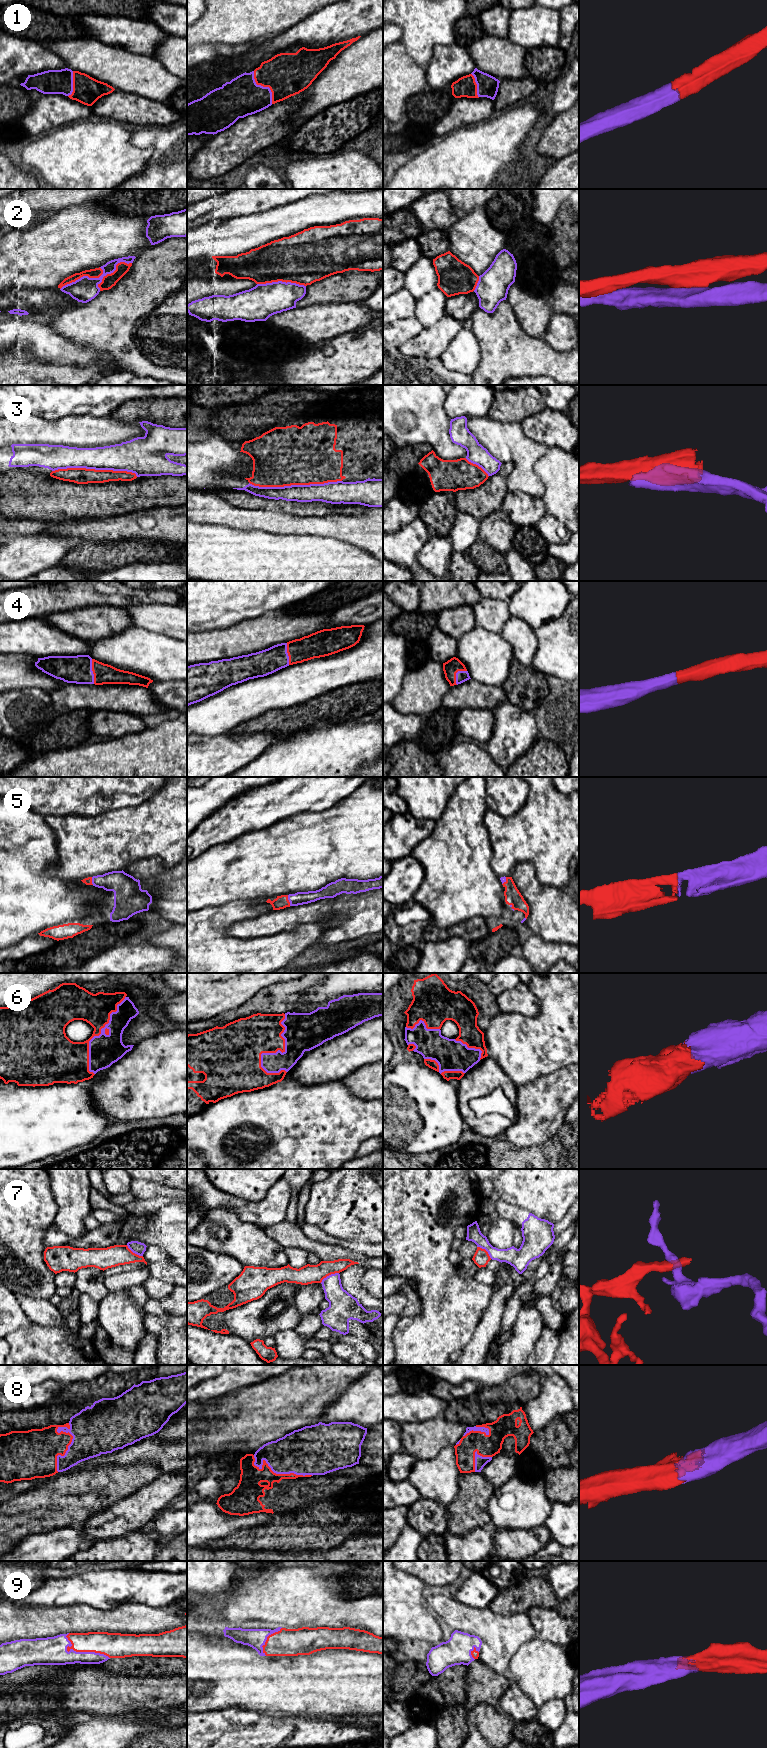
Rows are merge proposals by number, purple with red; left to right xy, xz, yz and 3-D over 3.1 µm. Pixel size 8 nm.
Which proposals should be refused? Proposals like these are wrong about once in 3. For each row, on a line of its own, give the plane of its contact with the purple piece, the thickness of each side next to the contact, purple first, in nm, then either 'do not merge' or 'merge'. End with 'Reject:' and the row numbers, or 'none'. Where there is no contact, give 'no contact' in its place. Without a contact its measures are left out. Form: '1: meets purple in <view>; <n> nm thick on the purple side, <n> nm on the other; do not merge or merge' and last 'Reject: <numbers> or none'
1: meets purple in xz; 320 nm thick on the purple side, 360 nm on the other; merge
2: meets purple in xy; 200 nm thick on the purple side, 80 nm on the other; do not merge
3: meets purple in xz; 150 nm thick on the purple side, 480 nm on the other; do not merge
4: meets purple in xy; 220 nm thick on the purple side, 160 nm on the other; merge
5: meets purple in xz; 110 nm thick on the purple side, 110 nm on the other; merge
6: meets purple in xy; 260 nm thick on the purple side, 240 nm on the other; merge
7: meets purple in xz; 200 nm thick on the purple side, 160 nm on the other; do not merge
8: meets purple in xy; 400 nm thick on the purple side, 280 nm on the other; merge
9: meets purple in xy; 220 nm thick on the purple side, 200 nm on the other; merge
Reject: 2, 3, 7

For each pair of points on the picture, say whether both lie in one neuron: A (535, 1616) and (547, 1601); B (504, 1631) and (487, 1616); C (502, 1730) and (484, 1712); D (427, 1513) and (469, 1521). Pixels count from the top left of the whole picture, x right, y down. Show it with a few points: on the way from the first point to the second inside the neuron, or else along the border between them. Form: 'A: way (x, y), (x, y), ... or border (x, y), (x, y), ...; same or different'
A: border (555, 1609), (531, 1607), (527, 1612); different
B: way (500, 1629), (491, 1620); same
C: way (498, 1726), (488, 1716); same
D: border (445, 1507), (447, 1529); different

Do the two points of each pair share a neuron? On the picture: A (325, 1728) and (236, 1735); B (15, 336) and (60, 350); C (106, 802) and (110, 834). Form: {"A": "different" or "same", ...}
{"A": "same", "B": "same", "C": "different"}

